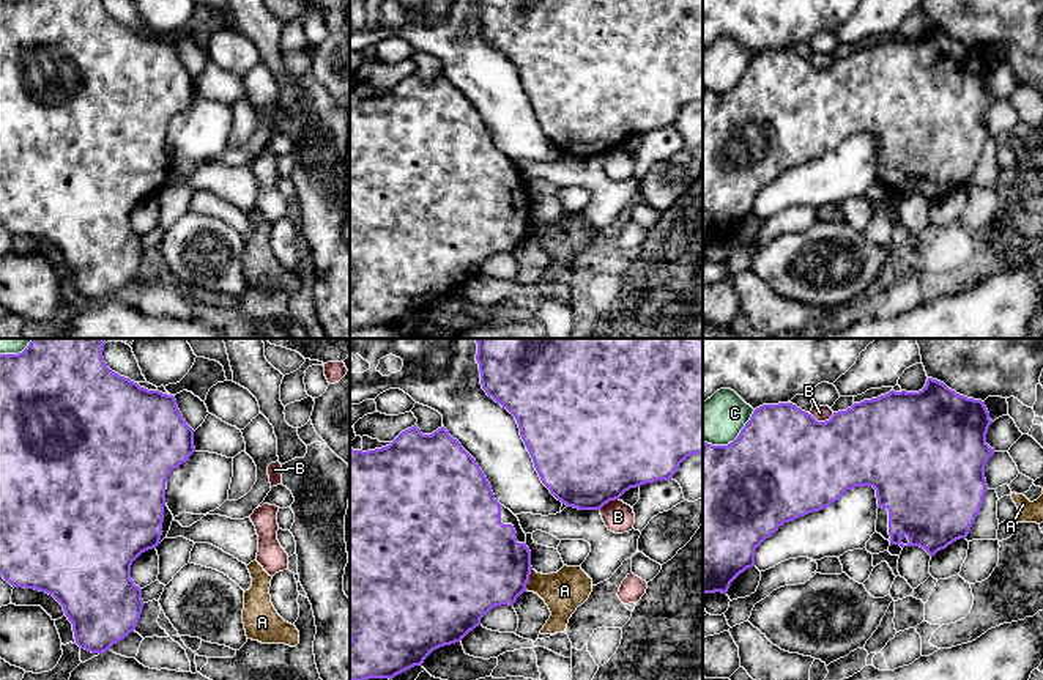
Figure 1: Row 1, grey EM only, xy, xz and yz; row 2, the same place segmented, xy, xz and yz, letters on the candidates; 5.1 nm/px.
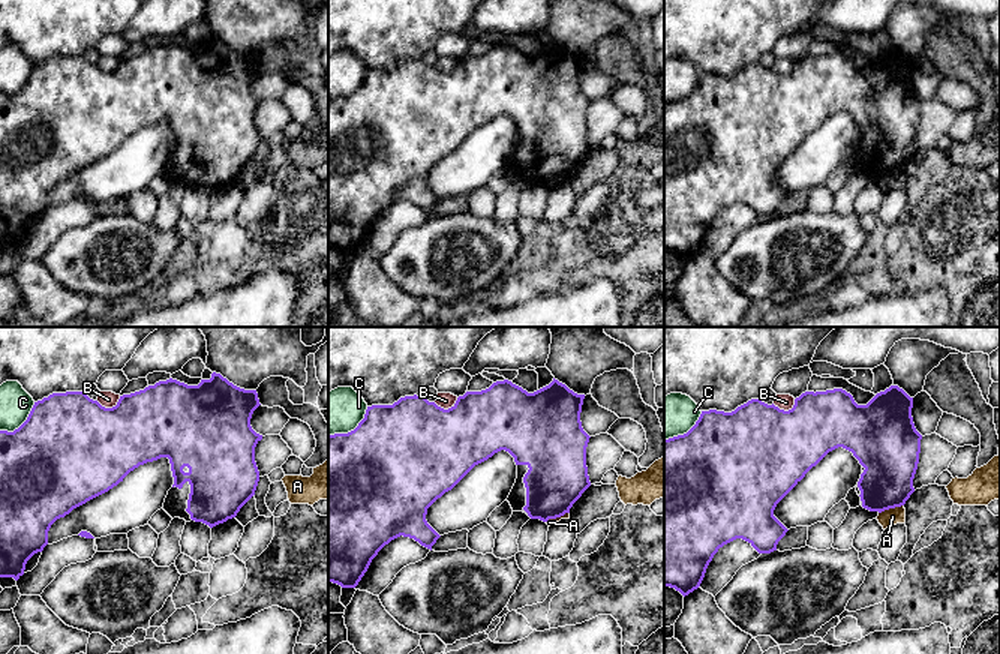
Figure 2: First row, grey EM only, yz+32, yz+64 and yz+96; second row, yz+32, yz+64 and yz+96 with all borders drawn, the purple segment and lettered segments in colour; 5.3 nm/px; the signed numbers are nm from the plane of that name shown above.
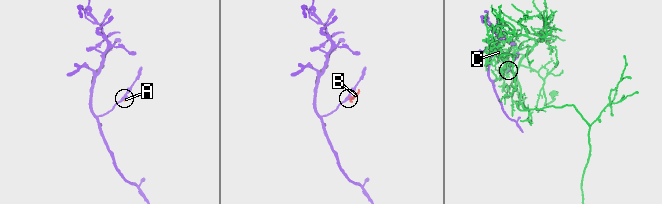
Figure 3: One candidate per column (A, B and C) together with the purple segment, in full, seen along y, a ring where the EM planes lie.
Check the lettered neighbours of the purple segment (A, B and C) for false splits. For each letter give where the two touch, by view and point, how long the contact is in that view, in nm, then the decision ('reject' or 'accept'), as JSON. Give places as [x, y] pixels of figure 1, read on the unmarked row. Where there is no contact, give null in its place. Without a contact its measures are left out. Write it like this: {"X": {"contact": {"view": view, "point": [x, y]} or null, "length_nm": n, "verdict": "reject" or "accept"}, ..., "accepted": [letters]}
{"A": {"contact": {"view": "xz", "point": [528, 227]}, "length_nm": 120, "verdict": "reject"}, "B": {"contact": {"view": "yz", "point": [823, 70]}, "length_nm": 130, "verdict": "reject"}, "C": {"contact": {"view": "yz", "point": [734, 87]}, "length_nm": 320, "verdict": "reject"}, "accepted": []}

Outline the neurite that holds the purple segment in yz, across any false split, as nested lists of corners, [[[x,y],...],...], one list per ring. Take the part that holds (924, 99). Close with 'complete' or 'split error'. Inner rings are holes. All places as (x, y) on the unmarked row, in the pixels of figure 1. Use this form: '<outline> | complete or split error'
[[[928,25],[926,31],[919,39],[895,39],[890,38],[878,46],[854,50],[846,58],[833,60],[826,69],[818,69],[811,61],[802,58],[792,50],[763,52],[756,55],[740,77],[739,83],[728,93],[712,93],[703,90],[703,241],[726,241],[731,230],[747,216],[755,214],[756,195],[778,178],[785,170],[794,168],[813,159],[819,159],[838,148],[848,137],[856,134],[873,134],[878,145],[876,179],[881,181],[890,192],[920,194],[930,203],[945,197],[959,186],[966,186],[983,151],[988,139],[985,126],[985,113],[994,102],[994,96],[986,91],[986,80],[993,68],[985,54],[985,49],[967,46],[948,36],[944,30]]] | split error

